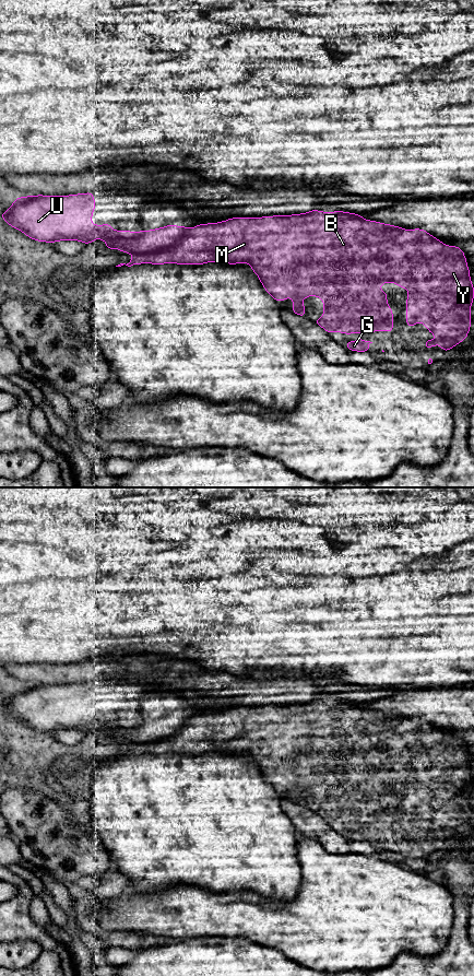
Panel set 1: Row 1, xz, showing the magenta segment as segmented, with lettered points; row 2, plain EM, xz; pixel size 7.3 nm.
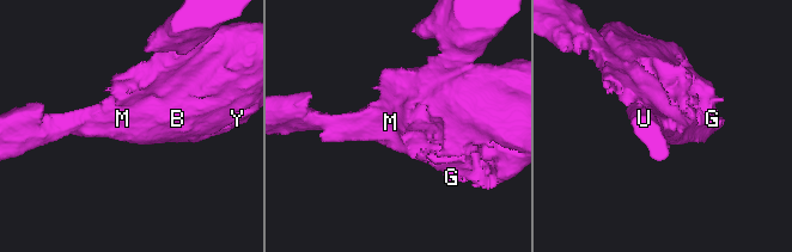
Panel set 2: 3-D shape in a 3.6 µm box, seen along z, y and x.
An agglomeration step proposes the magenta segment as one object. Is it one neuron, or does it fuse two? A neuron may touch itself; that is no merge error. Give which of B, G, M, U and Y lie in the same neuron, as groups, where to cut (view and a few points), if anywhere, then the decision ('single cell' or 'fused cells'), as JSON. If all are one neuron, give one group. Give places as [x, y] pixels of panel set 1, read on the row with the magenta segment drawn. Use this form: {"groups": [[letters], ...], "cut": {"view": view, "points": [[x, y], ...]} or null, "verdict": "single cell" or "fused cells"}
{"groups": [["B", "G", "M", "Y"], ["U"]], "cut": {"view": "xz", "points": [[190, 230], [176, 243], [162, 250], [135, 255]]}, "verdict": "fused cells"}

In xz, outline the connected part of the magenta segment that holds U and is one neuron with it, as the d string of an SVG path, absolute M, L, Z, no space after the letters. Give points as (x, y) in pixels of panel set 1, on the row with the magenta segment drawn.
M94 191L68 196L26 196L16 198L12 205L1 214L10 226L24 233L36 242L56 243L60 240L79 240L85 245L94 239L106 242L106 249L119 249L131 255L155 254L177 244L190 230L174 224L150 231L114 231L111 224L92 225L93 210L96 202Z

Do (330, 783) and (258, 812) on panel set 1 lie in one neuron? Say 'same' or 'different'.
different

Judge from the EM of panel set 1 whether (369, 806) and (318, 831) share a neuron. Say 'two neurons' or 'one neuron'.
two neurons

